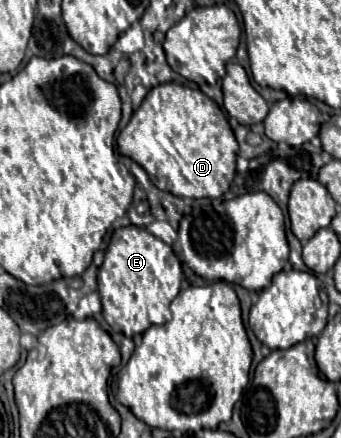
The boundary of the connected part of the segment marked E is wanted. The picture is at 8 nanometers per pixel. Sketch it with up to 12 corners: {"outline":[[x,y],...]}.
{"outline":[[116,230],[98,270],[104,320],[126,338],[170,322],[178,256]]}

